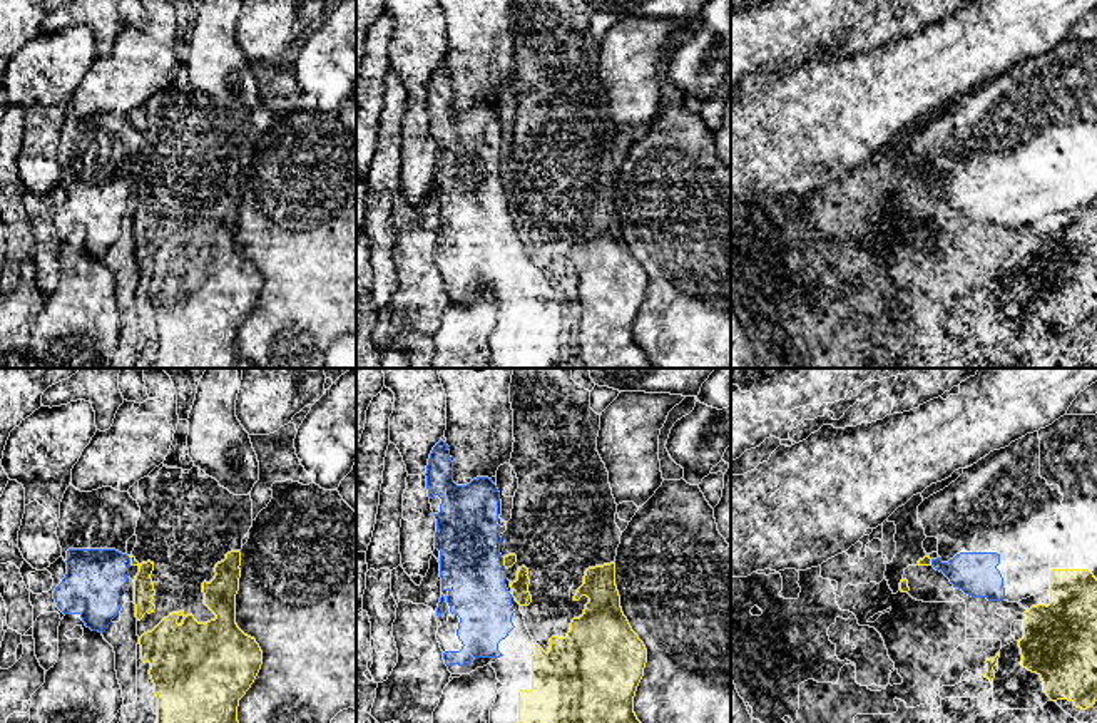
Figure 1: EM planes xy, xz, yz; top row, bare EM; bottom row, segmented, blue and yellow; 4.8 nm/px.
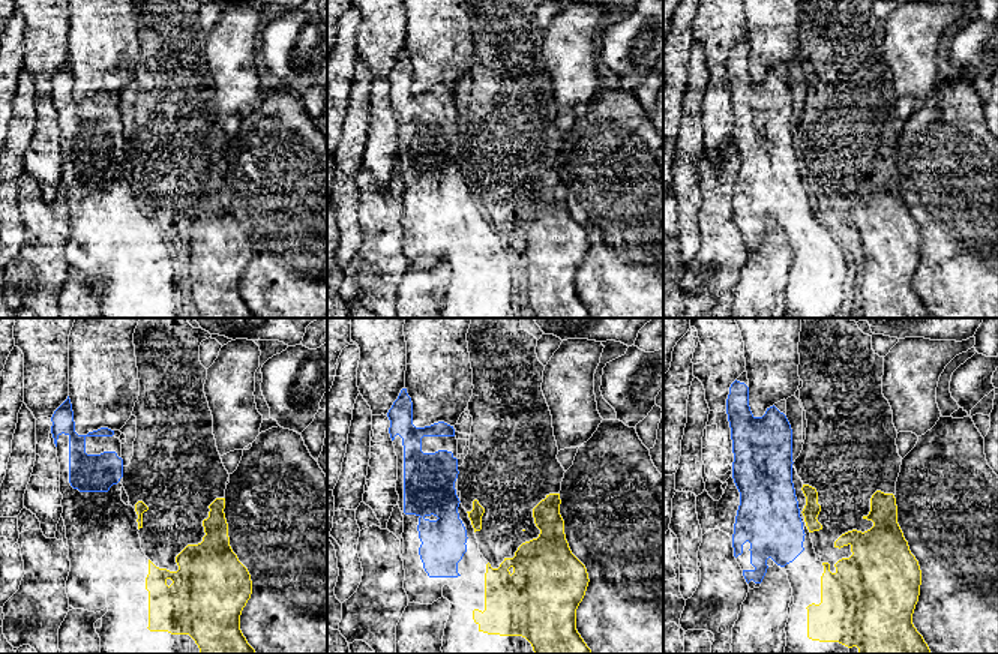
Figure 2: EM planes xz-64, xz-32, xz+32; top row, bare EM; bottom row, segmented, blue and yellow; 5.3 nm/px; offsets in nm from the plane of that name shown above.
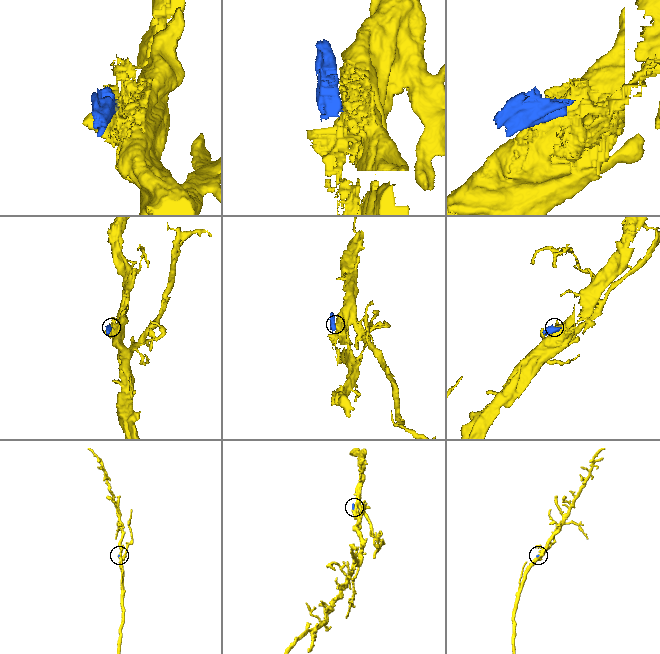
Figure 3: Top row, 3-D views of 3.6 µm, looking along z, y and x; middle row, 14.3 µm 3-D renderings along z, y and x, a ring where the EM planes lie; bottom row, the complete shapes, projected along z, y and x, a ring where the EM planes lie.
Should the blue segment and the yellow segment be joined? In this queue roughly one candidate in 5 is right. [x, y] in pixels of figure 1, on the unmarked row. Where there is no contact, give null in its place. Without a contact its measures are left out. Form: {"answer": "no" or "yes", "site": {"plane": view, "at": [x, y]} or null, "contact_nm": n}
{"answer": "no", "site": {"plane": "xy", "at": [129, 186]}, "contact_nm": 50}

